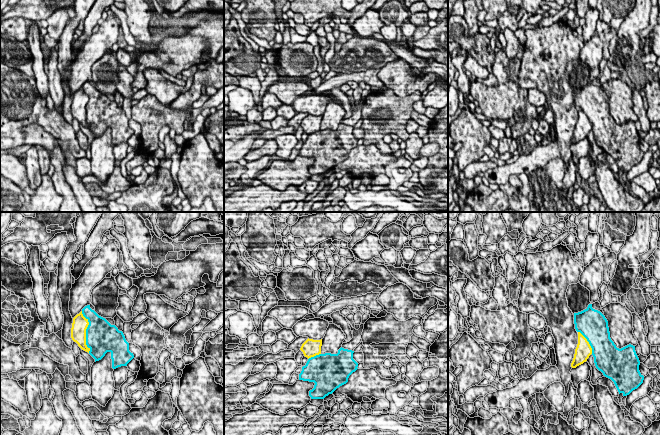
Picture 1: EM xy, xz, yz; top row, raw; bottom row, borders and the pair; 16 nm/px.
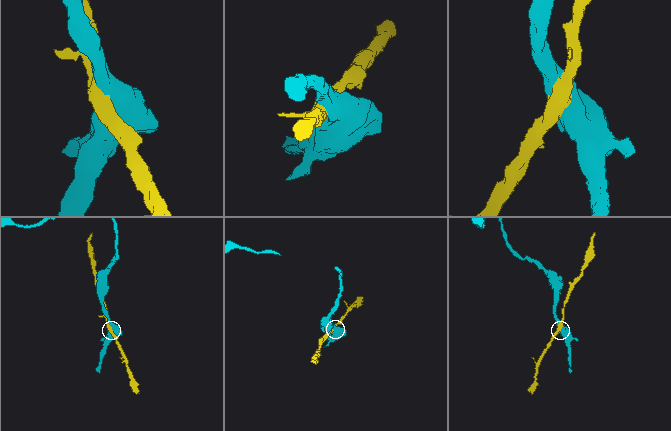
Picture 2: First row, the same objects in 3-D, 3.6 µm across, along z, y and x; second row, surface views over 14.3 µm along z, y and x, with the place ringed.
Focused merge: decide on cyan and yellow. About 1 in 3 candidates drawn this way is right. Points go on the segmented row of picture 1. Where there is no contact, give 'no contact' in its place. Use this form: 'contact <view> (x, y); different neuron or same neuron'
contact xy (86, 332); different neuron

